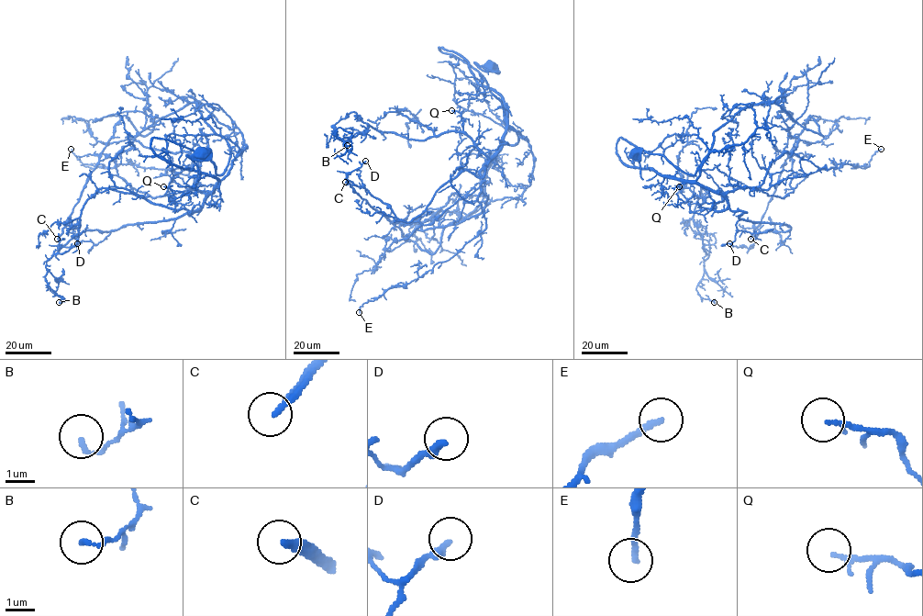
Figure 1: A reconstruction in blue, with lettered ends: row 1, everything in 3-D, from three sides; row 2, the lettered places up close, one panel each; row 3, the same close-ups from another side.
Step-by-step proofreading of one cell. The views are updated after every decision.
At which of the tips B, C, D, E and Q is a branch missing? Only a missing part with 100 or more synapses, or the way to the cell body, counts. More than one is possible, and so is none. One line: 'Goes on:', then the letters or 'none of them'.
Goes on: C

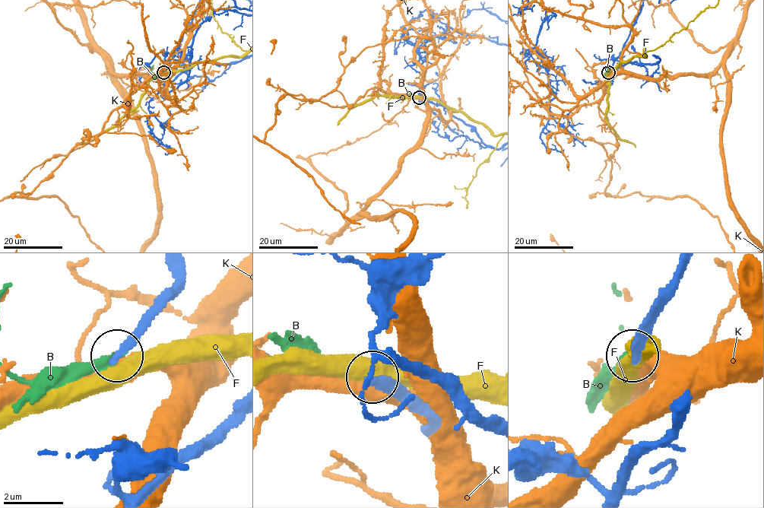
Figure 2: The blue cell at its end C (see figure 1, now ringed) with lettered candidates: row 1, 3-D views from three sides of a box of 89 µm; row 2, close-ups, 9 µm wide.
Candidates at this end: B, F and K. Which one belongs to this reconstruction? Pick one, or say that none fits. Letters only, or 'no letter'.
B

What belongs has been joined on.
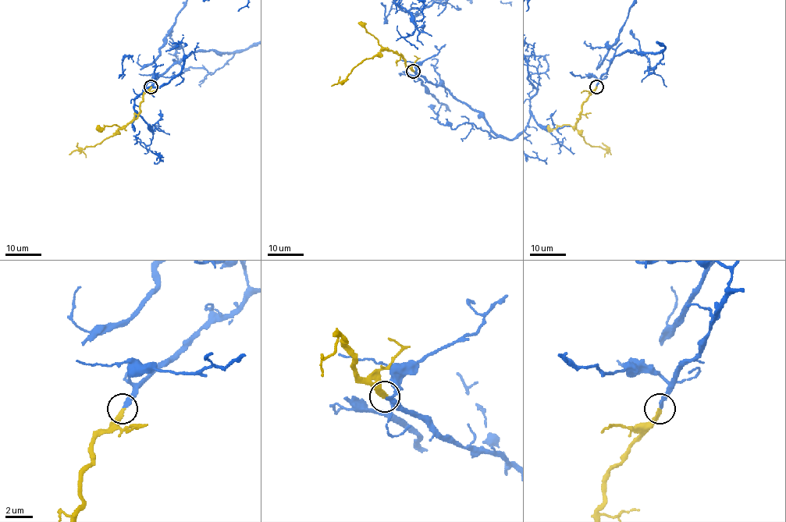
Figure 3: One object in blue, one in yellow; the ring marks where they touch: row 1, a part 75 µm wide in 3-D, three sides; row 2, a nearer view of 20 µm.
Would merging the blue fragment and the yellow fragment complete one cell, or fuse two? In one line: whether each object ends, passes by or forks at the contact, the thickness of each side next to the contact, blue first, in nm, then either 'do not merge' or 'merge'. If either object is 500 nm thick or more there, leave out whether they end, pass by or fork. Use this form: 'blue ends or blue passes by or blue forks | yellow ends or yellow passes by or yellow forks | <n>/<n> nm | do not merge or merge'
blue ends | yellow ends | 240/260 nm | merge

